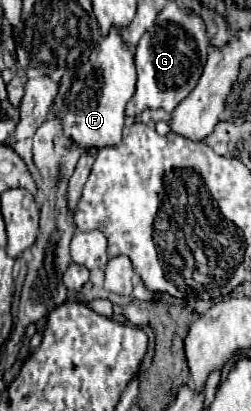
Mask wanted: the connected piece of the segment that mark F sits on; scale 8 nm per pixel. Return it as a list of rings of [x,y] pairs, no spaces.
[[[113,29],[99,41],[95,51],[91,53],[89,63],[79,67],[71,89],[59,87],[59,93],[51,105],[51,115],[57,115],[59,121],[63,121],[67,137],[71,137],[71,141],[75,141],[79,149],[87,151],[91,147],[115,147],[121,141],[125,105],[135,93],[135,77],[133,53],[123,45],[119,29]]]

